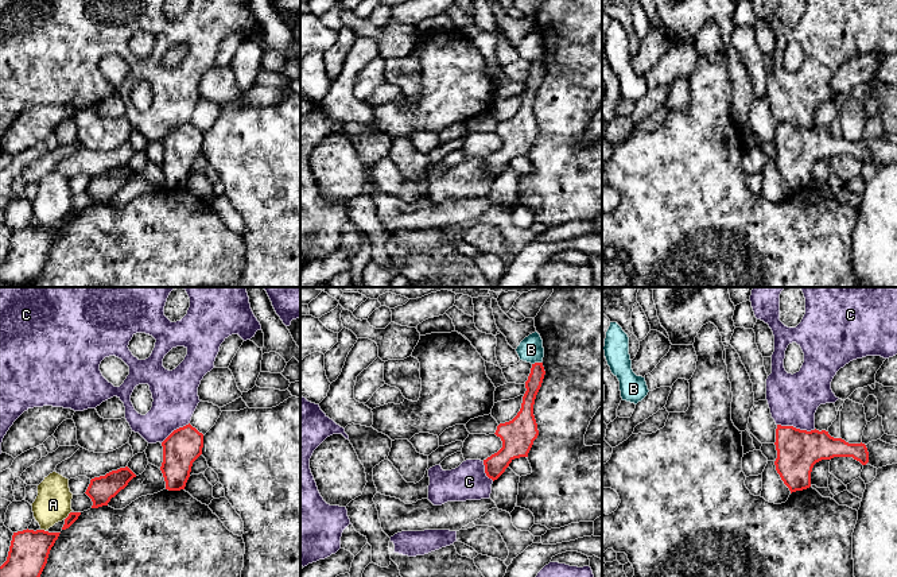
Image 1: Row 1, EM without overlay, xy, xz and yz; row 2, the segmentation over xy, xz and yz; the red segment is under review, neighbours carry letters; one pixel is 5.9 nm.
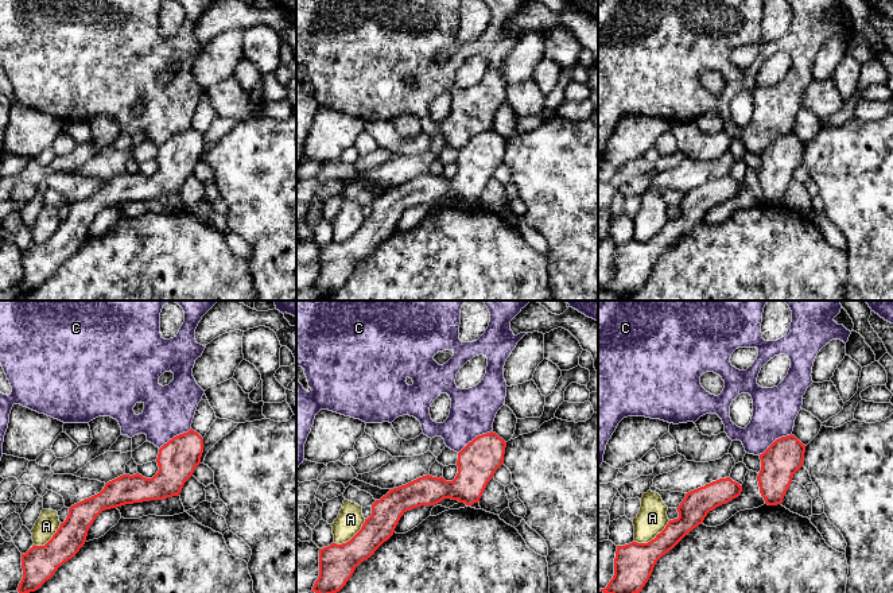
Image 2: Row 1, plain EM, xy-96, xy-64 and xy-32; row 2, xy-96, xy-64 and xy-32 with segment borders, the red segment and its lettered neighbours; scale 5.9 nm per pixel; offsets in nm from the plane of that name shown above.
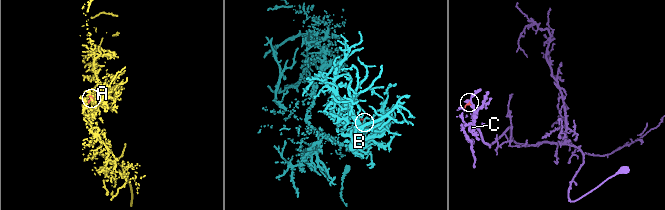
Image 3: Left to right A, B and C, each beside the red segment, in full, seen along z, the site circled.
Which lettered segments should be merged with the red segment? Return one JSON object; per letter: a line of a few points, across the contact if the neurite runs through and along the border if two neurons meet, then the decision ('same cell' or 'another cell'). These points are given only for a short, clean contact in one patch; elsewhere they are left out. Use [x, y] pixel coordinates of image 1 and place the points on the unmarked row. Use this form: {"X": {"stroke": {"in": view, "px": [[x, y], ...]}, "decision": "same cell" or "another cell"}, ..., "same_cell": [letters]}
{"A": {"stroke": {"in": "xy", "px": [[70, 209], [65, 217]]}, "decision": "another cell"}, "B": {"decision": "another cell"}, "C": {"stroke": {"in": "yz", "px": [[777, 122], [807, 128], [815, 127]]}, "decision": "another cell"}, "same_cell": []}

